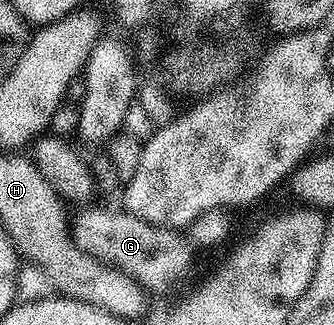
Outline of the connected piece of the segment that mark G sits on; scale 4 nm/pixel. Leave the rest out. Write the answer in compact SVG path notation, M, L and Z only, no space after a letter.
M90 206L79 207L82 209L72 216L73 244L103 266L122 272L147 293L172 287L189 270L191 253L185 239L175 229L156 228L125 210L86 207Z

